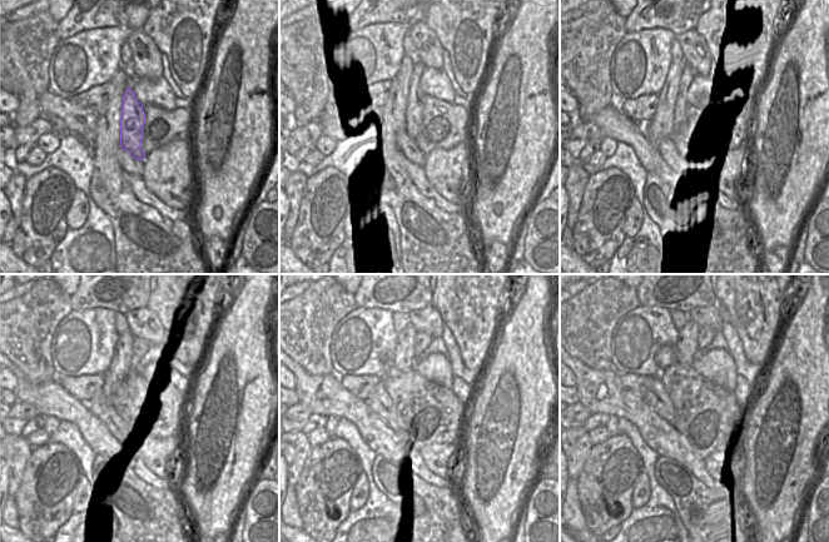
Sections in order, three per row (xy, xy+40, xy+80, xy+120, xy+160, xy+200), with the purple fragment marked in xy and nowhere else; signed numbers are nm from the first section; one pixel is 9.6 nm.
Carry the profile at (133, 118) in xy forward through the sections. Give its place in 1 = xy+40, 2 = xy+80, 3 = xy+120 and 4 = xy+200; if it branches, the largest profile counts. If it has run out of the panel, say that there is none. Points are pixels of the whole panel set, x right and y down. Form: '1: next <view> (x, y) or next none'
1: next xy+40 (406, 137)
2: next xy+80 (685, 134)
3: next xy+120 (139, 344)
4: next xy+200 (706, 334)

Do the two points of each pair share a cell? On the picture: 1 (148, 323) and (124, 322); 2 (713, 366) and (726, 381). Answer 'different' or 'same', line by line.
1: same
2: same

